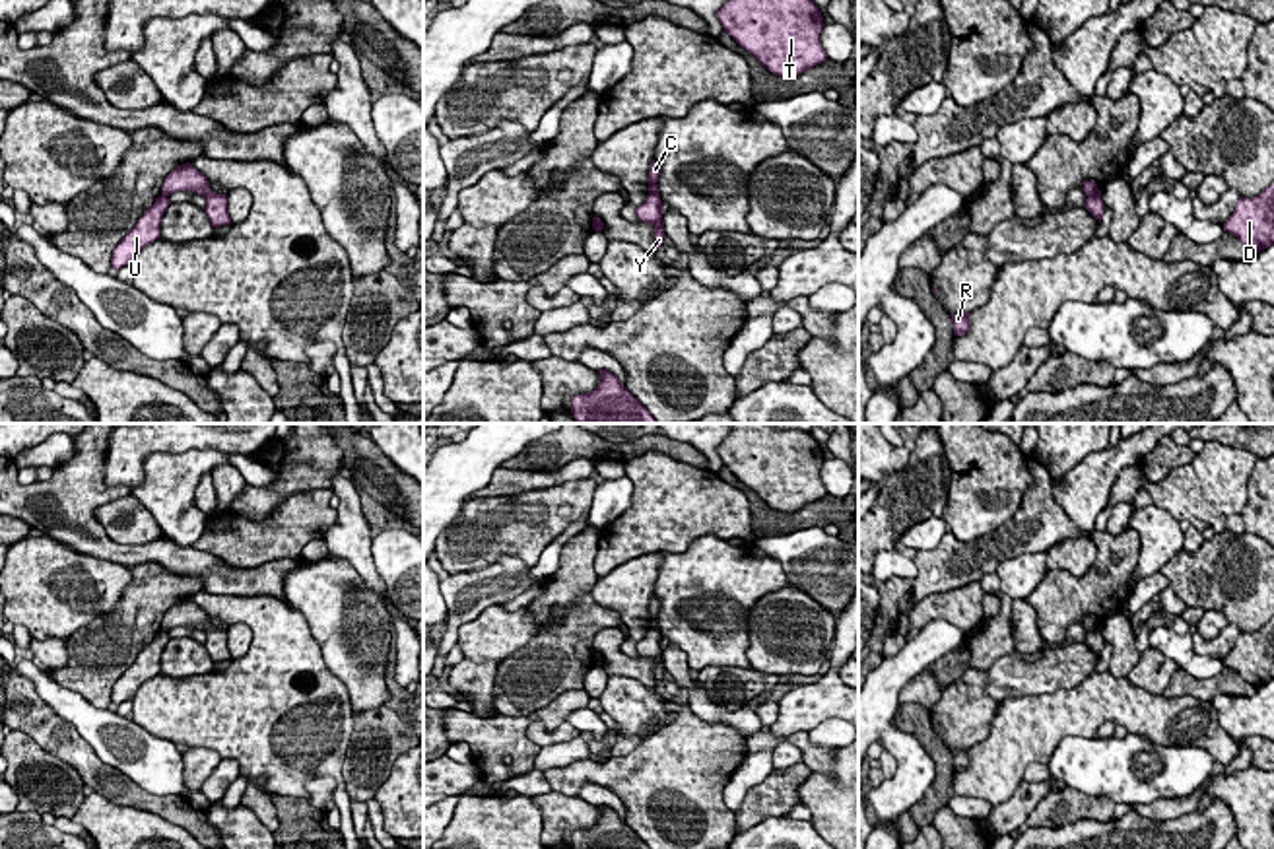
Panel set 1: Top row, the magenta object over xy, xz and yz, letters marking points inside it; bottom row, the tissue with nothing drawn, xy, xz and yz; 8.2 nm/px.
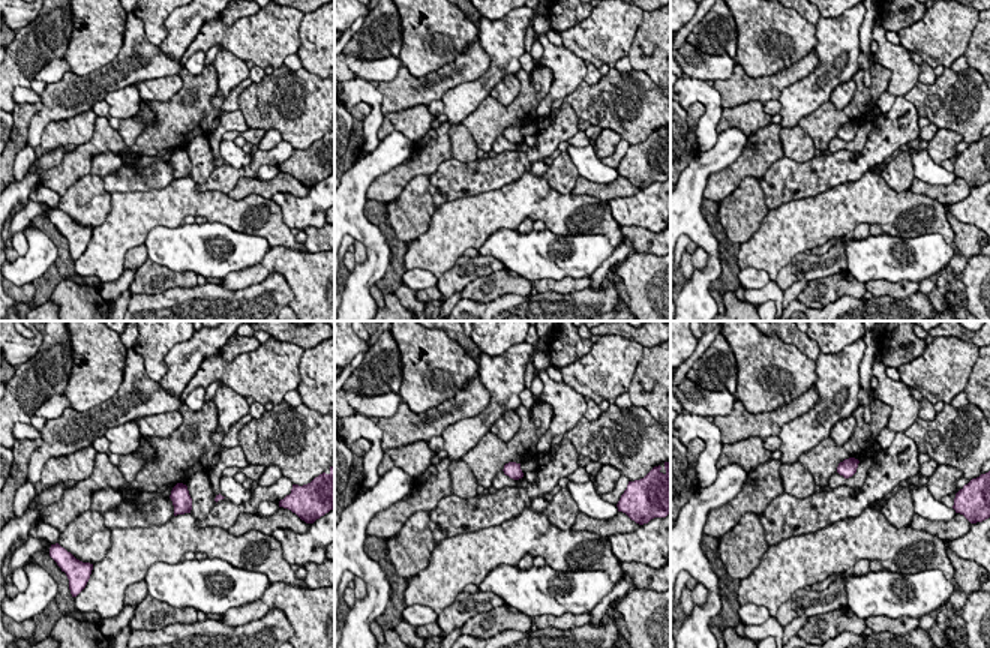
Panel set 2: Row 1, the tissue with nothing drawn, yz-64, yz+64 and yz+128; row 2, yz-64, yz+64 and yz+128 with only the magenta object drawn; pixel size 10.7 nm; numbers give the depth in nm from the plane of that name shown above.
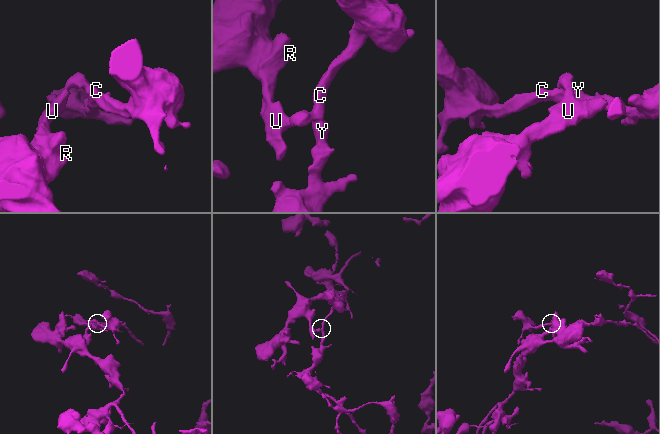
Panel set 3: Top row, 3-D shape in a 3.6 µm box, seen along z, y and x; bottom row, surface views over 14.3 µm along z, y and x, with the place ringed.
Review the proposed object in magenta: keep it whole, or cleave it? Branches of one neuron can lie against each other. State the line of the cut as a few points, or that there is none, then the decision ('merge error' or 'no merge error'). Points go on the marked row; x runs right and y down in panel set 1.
xy (162, 195), (166, 197) | merge error

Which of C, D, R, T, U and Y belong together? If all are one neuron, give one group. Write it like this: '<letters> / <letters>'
C D T Y / R U

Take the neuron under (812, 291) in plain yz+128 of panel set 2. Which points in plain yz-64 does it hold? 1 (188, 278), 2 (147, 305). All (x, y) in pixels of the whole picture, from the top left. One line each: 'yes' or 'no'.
1: yes
2: no

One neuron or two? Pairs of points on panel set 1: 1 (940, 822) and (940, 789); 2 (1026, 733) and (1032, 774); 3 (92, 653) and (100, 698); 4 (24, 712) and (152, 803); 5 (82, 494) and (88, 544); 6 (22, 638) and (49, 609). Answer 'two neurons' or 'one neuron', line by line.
1: two neurons
2: two neurons
3: one neuron
4: one neuron
5: one neuron
6: two neurons

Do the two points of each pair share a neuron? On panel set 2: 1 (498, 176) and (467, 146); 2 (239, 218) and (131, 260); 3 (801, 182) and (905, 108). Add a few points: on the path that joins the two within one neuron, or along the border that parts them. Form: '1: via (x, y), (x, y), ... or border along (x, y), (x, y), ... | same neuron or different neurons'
1: border along (477, 158), (471, 161), (453, 159) | different neurons
2: border along (143, 243), (134, 245), (125, 254), (122, 267) | different neurons
3: via (830, 170), (860, 162), (887, 135) | same neuron

